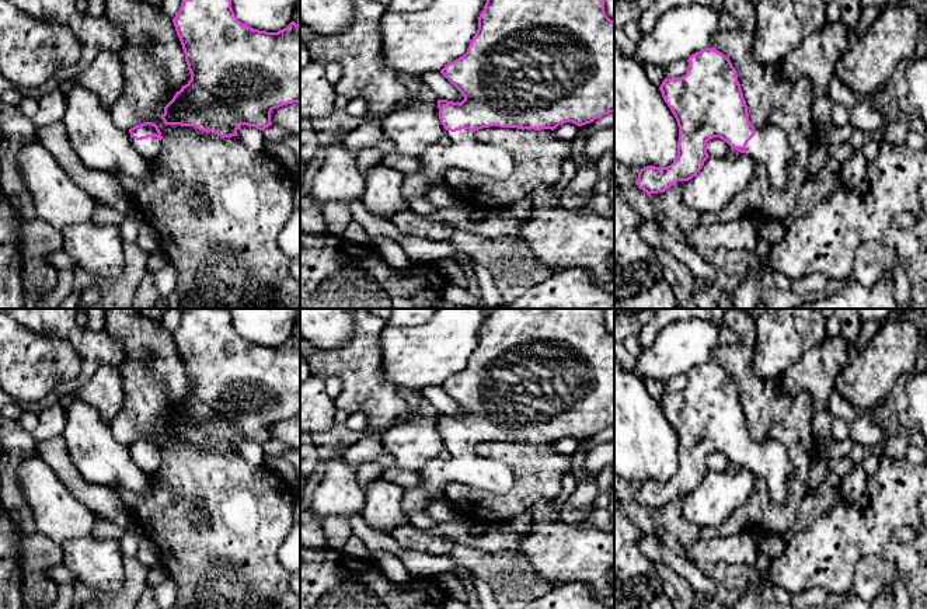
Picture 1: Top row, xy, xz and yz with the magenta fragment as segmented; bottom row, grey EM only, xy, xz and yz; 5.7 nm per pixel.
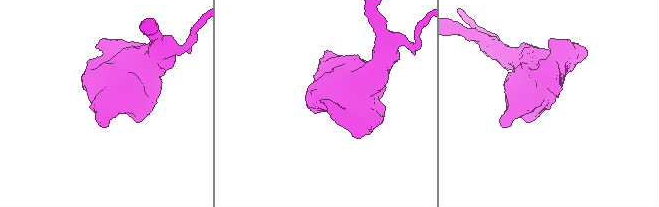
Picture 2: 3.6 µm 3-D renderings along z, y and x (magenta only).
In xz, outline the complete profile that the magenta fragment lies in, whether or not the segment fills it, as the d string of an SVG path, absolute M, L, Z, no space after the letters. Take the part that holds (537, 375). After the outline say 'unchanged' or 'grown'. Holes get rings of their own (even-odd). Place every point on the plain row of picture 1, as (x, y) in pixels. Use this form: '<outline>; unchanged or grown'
M488 309L467 366L447 377L440 387L464 414L438 414L439 434L449 457L429 460L419 471L421 484L405 490L401 509L407 518L412 511L425 511L432 501L442 500L453 483L492 494L506 494L513 488L512 469L502 462L477 455L478 443L499 441L554 445L565 436L582 441L614 427L614 335L606 330L603 309Z; grown

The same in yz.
M714 362L693 368L682 392L665 393L662 411L679 441L677 471L668 481L647 480L637 500L648 511L665 507L677 495L689 495L710 471L705 459L719 452L731 463L764 478L776 504L787 500L792 462L787 448L774 438L755 442L731 375Z; grown

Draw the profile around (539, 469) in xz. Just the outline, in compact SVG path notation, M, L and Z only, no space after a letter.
M489 441L475 445L475 453L508 464L515 474L515 486L506 494L492 494L466 484L453 483L445 497L460 516L506 525L527 512L540 498L555 498L571 459L560 455L551 443L517 443Z

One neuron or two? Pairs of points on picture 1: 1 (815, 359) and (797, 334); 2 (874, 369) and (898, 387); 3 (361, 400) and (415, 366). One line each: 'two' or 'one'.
1: two
2: two
3: two

